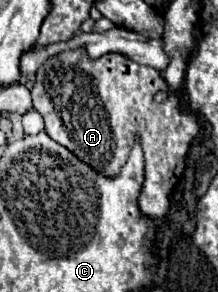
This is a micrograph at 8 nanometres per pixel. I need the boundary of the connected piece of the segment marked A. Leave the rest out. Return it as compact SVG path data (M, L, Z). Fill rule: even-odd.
M74 48L74 50L64 50L52 58L48 58L36 72L36 82L32 88L32 104L34 108L42 114L46 132L50 138L72 150L80 160L88 162L94 170L106 174L106 176L116 176L120 166L128 160L130 148L134 144L134 134L142 134L142 150L146 158L146 182L140 194L140 210L150 216L158 218L162 216L168 206L170 206L170 192L180 180L184 172L184 160L190 150L192 140L200 134L200 122L194 112L184 110L182 100L170 92L164 76L158 70L152 70L148 66L140 66L126 58L124 54L104 54L96 60L92 60L86 52L86 48ZM166 92L168 98L162 102L156 102L156 94Z

